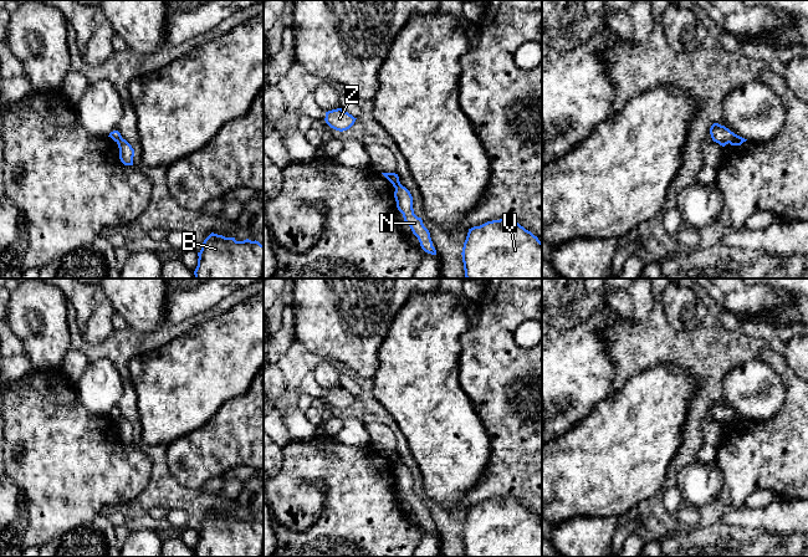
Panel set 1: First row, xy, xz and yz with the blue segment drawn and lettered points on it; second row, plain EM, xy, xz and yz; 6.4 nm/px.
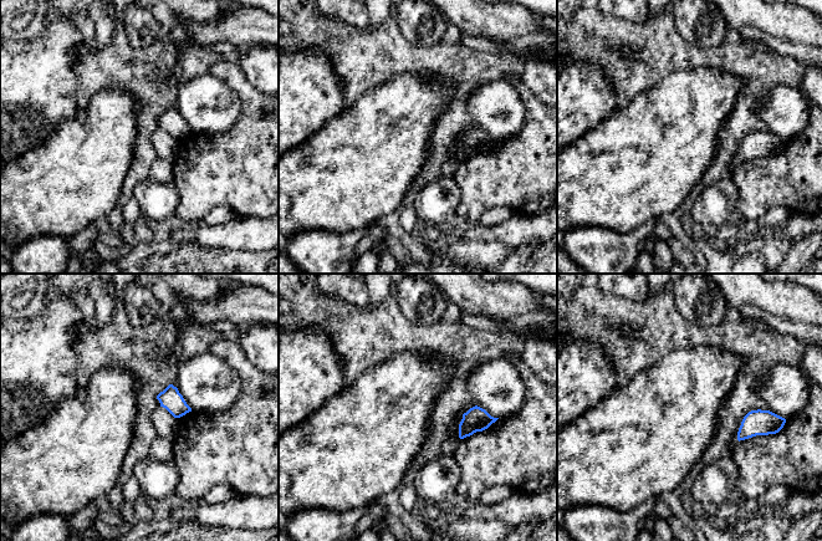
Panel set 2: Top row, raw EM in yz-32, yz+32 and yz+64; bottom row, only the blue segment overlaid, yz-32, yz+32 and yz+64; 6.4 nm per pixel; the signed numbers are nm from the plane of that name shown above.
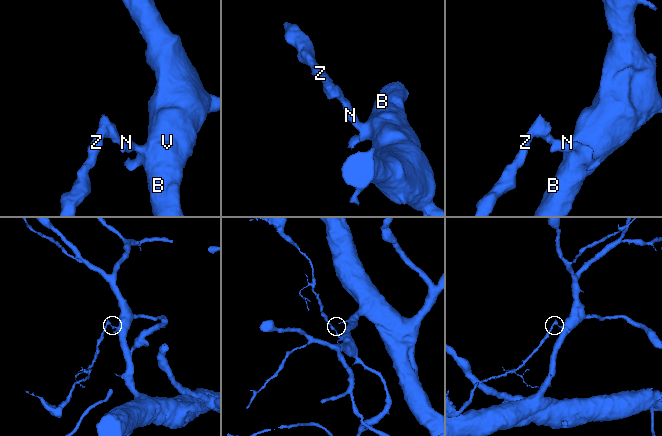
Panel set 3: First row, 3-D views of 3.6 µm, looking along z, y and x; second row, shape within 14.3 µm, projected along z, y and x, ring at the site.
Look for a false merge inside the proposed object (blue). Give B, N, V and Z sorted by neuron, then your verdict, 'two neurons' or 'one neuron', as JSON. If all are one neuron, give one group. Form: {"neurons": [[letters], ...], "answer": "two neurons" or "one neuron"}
{"neurons": [["B", "N", "V"], ["Z"]], "answer": "two neurons"}

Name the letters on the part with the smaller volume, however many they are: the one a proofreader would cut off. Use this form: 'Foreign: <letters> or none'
Foreign: Z

